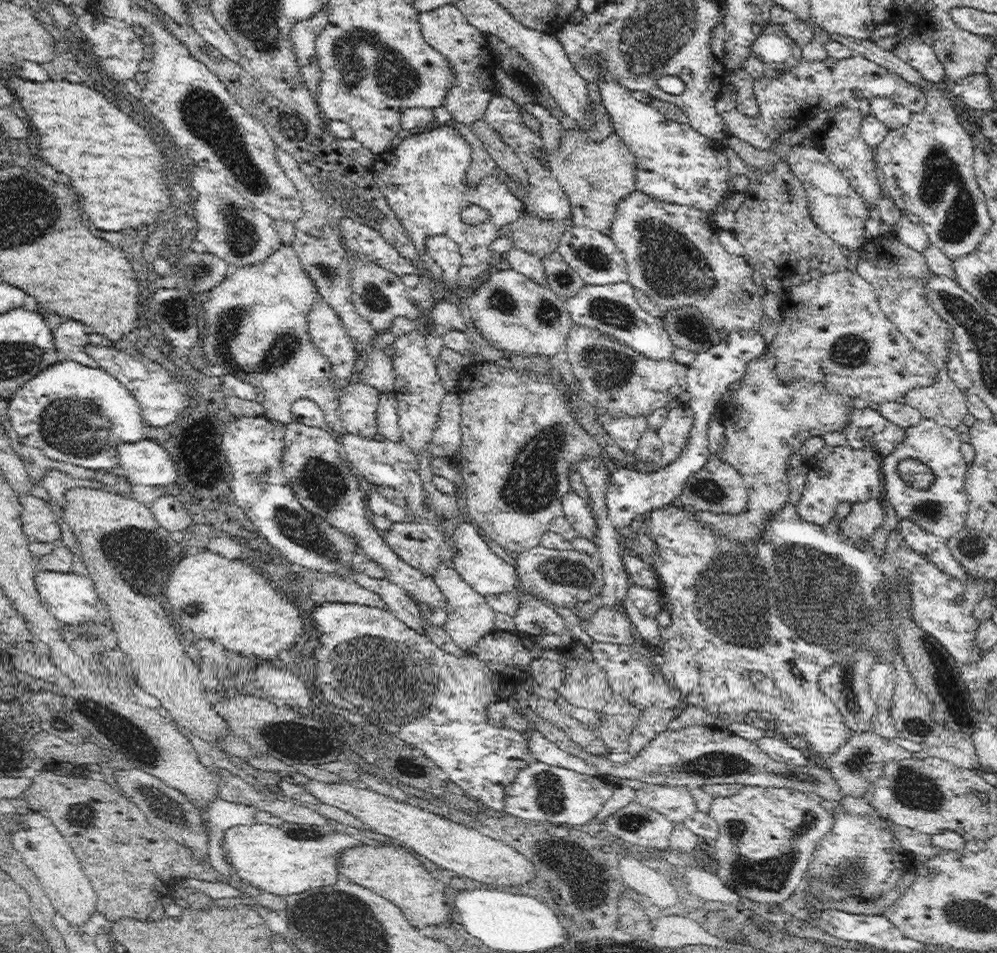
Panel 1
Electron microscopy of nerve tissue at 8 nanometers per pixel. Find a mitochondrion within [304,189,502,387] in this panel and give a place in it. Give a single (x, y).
(373, 298)

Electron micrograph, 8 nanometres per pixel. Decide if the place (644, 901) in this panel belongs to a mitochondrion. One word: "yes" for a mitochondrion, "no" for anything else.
no

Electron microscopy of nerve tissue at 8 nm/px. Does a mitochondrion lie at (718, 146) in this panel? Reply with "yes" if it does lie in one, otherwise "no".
no

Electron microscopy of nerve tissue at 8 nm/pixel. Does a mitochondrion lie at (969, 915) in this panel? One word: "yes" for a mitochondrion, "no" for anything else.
yes

